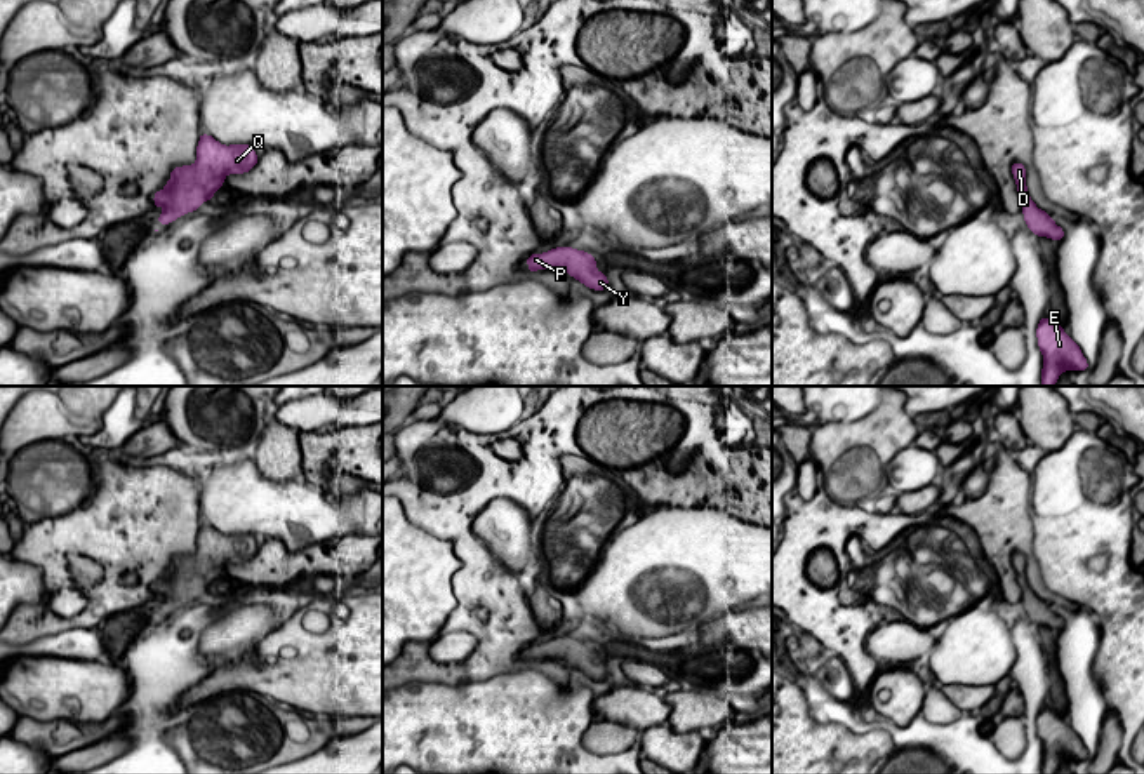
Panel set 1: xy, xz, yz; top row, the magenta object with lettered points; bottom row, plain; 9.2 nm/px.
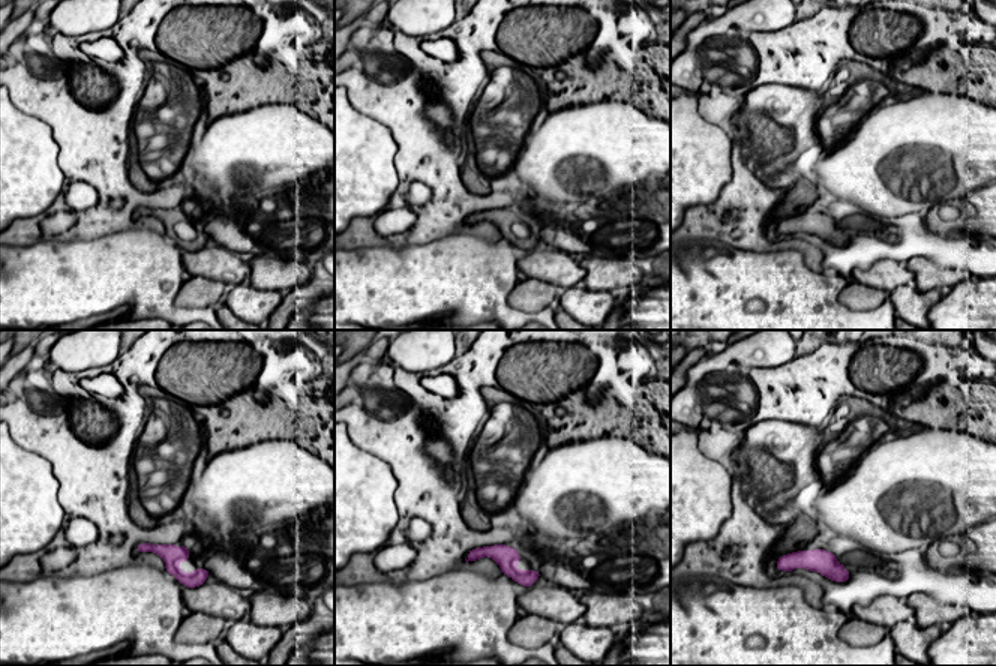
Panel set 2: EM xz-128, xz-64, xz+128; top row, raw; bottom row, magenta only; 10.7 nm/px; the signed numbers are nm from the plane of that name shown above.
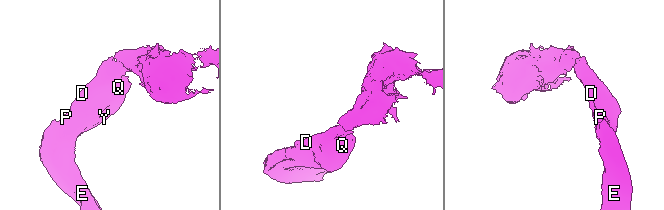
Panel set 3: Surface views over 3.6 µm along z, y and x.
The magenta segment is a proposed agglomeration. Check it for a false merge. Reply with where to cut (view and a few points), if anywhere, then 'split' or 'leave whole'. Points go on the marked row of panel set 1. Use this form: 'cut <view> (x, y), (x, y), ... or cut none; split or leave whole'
cut none; leave whole

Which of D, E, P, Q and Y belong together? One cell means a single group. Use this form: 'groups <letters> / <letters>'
groups D E P Q Y

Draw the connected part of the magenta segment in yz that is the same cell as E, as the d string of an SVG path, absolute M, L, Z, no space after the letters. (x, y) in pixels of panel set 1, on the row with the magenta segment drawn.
M1043 317L1036 329L1038 348L1043 355L1041 386L1055 386L1064 370L1087 370L1088 362L1080 346L1055 320Z

